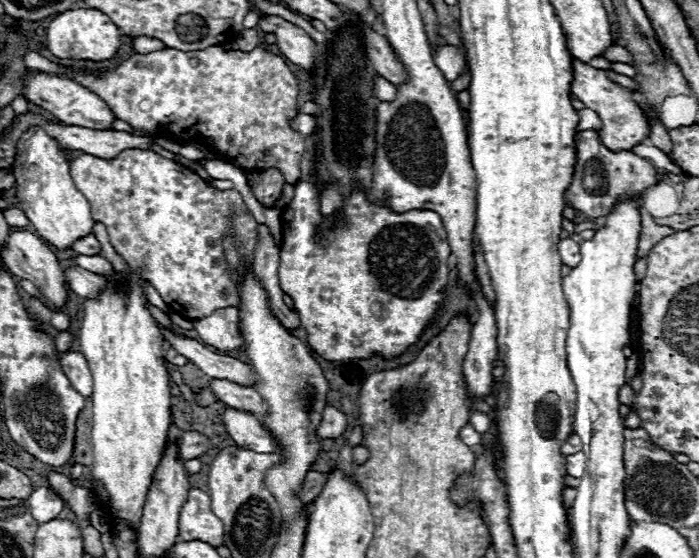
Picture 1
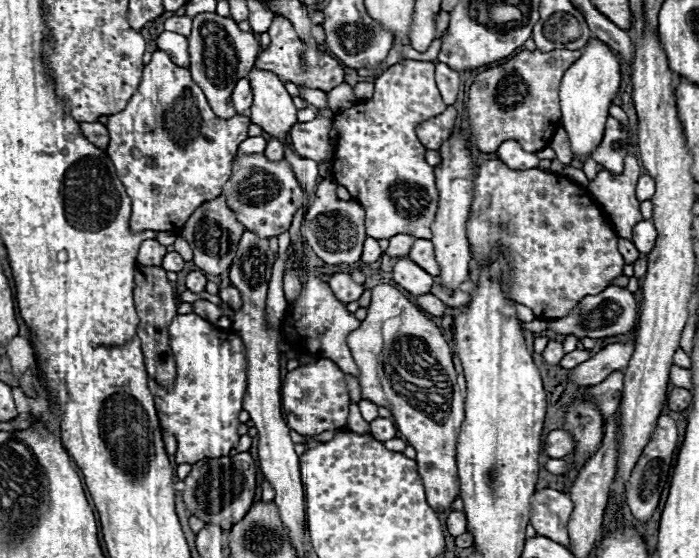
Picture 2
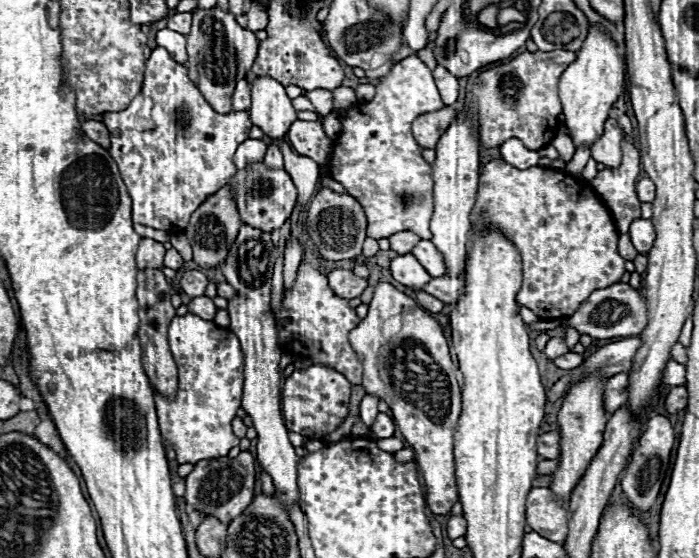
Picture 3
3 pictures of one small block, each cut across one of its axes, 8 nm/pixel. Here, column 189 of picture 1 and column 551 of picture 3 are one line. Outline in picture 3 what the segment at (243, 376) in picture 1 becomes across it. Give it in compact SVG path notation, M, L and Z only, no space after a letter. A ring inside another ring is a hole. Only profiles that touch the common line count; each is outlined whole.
M550 338L544 352L546 352L546 356L548 356L550 360L554 360L554 358L558 358L558 356L570 352L570 350L568 350L568 346L566 346L566 342L564 342L562 338Z

